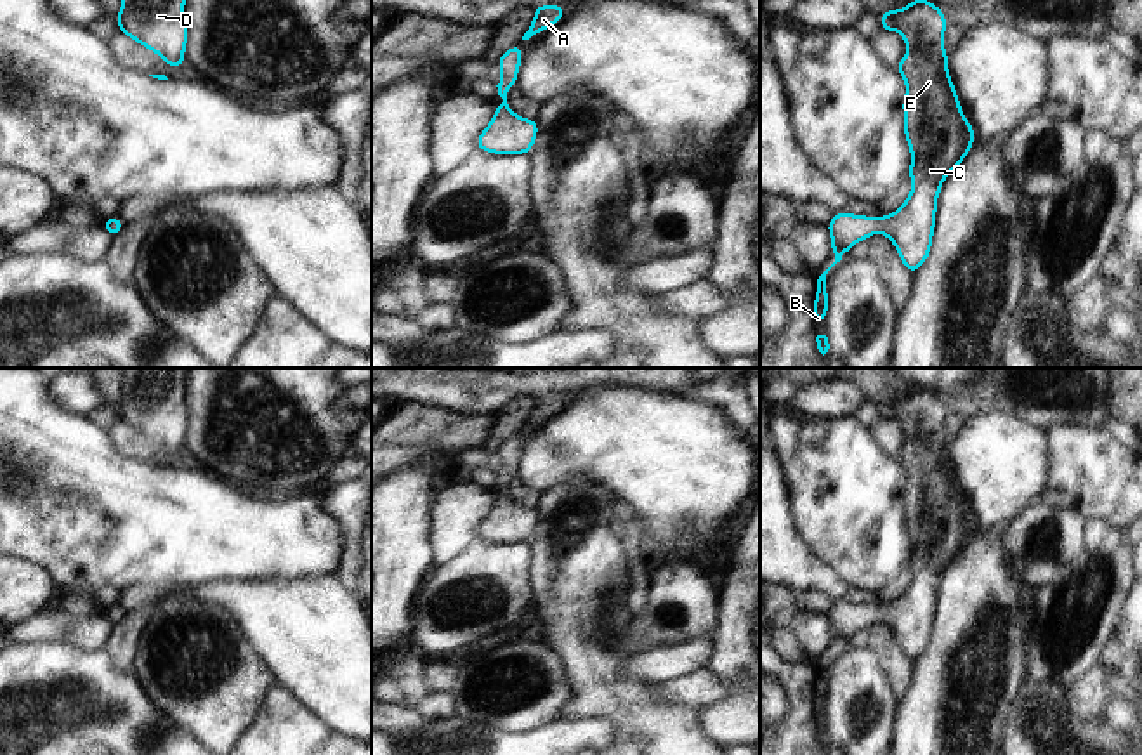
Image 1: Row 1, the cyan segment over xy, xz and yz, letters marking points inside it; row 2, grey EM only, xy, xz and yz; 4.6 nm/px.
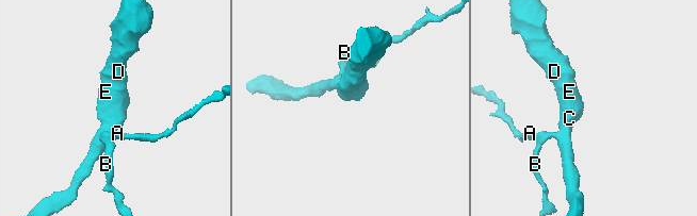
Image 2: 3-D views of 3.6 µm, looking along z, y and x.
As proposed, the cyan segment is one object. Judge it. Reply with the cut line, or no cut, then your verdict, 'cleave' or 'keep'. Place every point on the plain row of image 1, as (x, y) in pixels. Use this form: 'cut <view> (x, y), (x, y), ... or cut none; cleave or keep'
cut none; keep

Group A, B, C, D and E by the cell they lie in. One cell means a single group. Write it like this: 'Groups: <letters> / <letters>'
Groups: A B C D E.

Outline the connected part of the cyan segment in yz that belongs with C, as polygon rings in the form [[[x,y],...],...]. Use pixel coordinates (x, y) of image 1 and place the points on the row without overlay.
[[[918,385],[902,397],[883,401],[880,411],[883,420],[899,420],[908,437],[896,458],[906,472],[902,500],[904,526],[911,542],[908,568],[913,569],[913,576],[906,590],[890,604],[840,601],[826,613],[835,651],[817,668],[816,715],[828,705],[828,660],[875,620],[894,632],[908,660],[915,663],[923,654],[932,639],[942,569],[960,555],[975,528],[948,460],[942,427],[949,413],[939,394]]]

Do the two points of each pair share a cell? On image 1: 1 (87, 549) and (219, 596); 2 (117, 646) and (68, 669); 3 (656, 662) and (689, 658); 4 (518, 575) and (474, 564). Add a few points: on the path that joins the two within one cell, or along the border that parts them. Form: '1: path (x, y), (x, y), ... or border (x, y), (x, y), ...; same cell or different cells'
1: border (233, 578), (188, 587); different cells
2: border (103, 649), (120, 667), (131, 670); different cells
3: path (665, 662), (681, 660); same cell
4: path (507, 575), (485, 573); same cell

